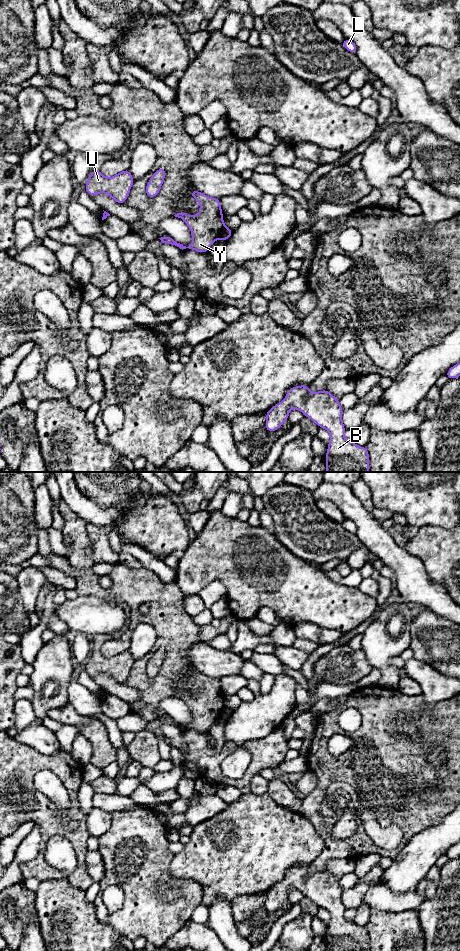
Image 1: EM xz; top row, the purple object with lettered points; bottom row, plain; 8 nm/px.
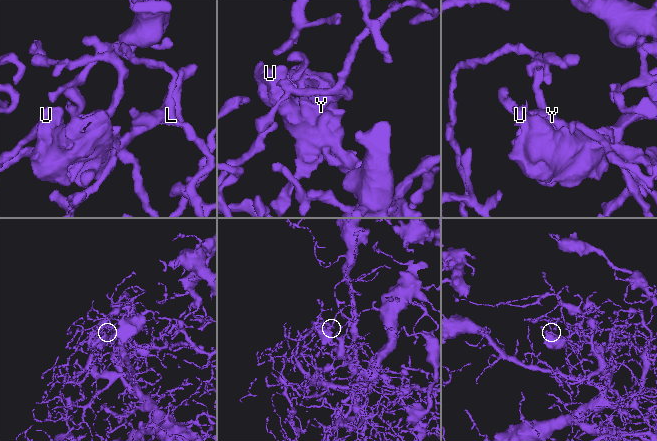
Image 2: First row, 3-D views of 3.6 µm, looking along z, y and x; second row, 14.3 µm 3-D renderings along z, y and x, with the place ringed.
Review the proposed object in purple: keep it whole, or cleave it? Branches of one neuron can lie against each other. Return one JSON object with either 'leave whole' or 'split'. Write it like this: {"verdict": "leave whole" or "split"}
{"verdict": "split"}

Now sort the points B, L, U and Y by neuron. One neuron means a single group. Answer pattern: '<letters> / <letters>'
B U Y / L

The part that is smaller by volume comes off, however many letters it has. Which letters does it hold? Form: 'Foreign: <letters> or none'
Foreign: B, U, Y

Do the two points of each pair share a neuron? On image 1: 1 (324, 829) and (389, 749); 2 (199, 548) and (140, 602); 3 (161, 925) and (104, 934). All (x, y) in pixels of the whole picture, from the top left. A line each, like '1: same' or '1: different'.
1: same
2: different
3: different

